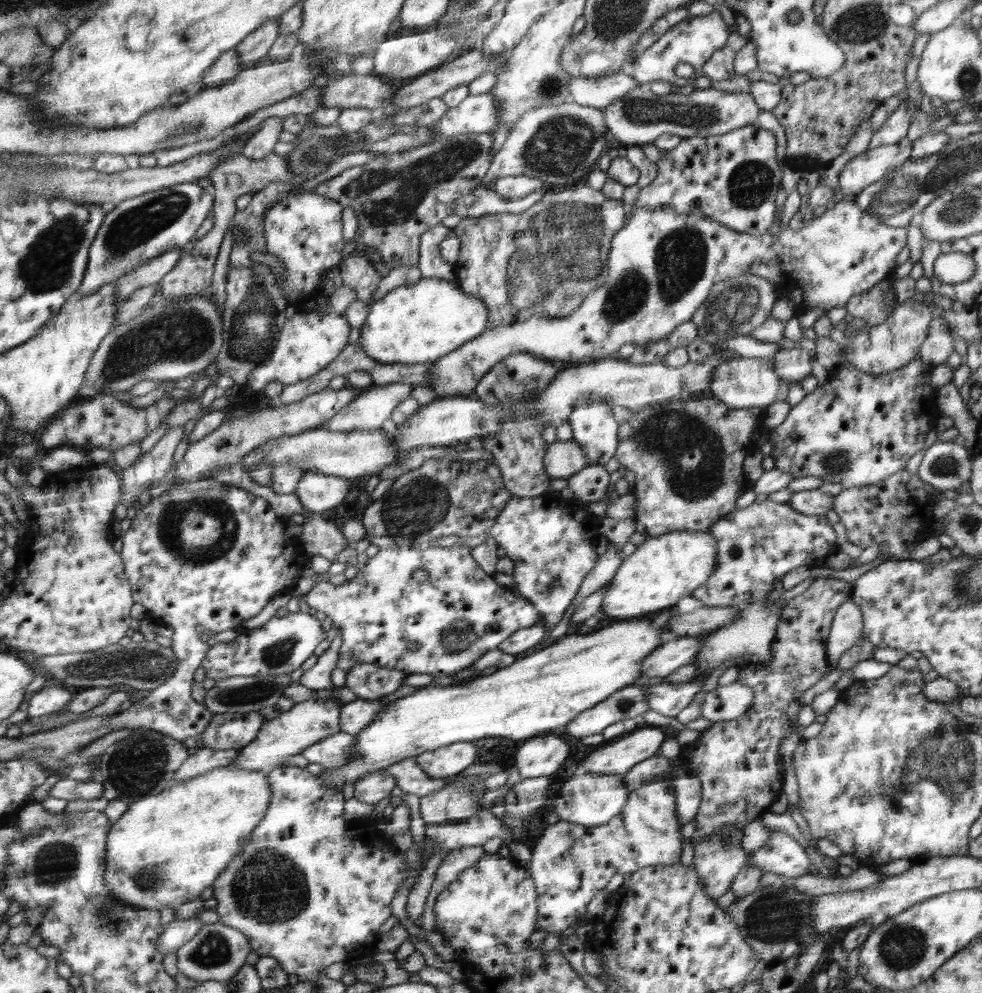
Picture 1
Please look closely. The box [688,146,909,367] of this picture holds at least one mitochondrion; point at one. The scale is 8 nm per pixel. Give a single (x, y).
(735, 306)

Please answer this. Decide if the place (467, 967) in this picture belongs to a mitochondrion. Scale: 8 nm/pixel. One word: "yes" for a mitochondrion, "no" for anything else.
no

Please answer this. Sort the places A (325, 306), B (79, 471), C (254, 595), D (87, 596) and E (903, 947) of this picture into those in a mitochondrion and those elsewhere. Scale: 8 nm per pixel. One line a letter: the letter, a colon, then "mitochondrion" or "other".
A: other
B: other
C: other
D: other
E: mitochondrion

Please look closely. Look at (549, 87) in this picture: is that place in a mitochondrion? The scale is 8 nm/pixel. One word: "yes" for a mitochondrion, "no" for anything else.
yes

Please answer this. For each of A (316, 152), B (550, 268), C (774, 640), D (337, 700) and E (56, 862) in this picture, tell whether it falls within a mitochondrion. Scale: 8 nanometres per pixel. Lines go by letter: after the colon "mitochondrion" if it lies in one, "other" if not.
A: mitochondrion
B: mitochondrion
C: other
D: other
E: mitochondrion

